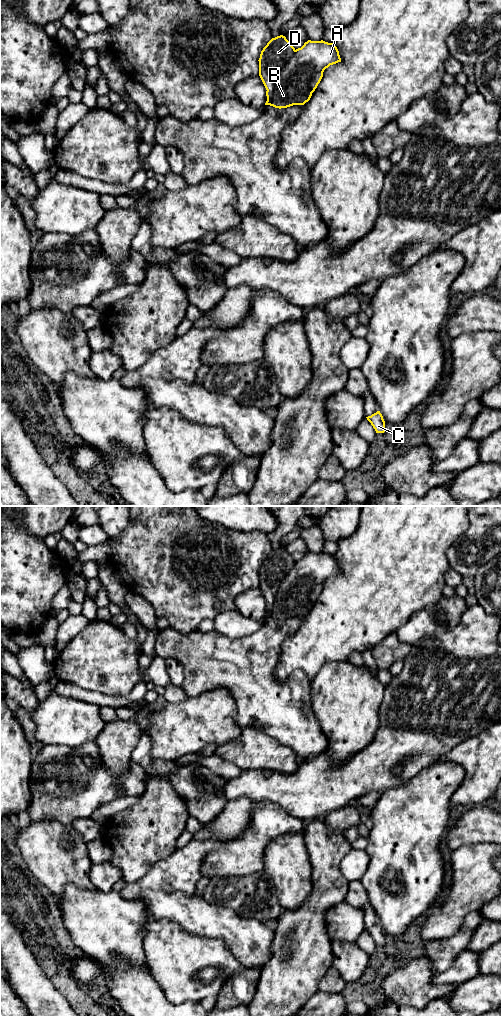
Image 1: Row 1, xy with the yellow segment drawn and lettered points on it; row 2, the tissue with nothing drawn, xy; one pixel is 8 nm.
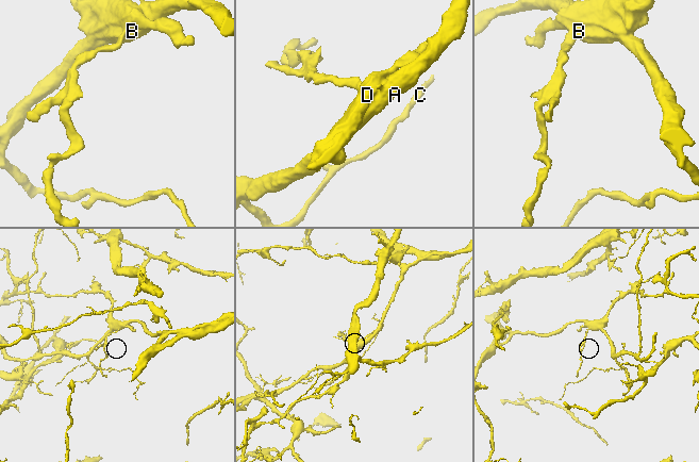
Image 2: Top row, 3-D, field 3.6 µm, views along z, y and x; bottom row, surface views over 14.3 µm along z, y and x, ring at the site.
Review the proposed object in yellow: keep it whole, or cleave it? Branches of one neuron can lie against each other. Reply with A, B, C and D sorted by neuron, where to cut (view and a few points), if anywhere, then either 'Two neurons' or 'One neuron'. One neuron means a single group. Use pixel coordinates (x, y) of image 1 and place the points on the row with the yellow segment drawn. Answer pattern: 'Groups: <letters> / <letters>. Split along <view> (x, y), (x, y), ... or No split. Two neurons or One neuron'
Groups: A B C / D. Split along xy (295, 50), (279, 72), (270, 101), (267, 104). Two neurons

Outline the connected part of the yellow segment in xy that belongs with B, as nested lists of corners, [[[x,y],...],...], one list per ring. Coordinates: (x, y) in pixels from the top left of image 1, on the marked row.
[[[308,40],[282,67],[268,105],[279,109],[304,105],[320,83],[324,70],[338,62],[341,58],[334,43]]]

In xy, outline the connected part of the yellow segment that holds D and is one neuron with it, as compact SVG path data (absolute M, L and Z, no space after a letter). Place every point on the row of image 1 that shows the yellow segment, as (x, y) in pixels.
M280 35L275 38L272 38L267 45L263 48L259 58L259 76L266 88L267 101L265 105L268 105L270 102L270 97L274 91L275 82L278 79L279 72L282 67L291 59L295 48L292 46L292 43L289 42L285 36Z

